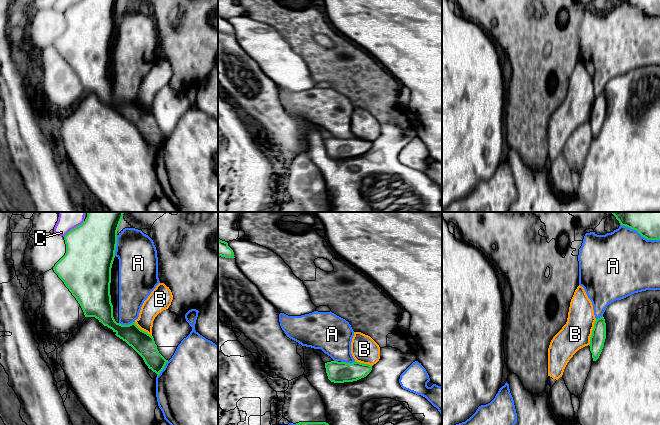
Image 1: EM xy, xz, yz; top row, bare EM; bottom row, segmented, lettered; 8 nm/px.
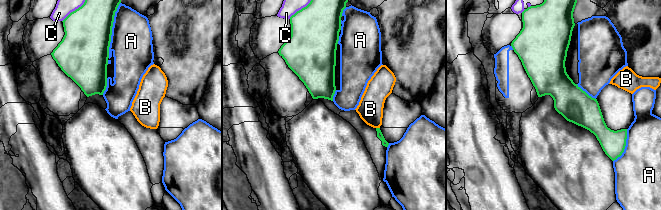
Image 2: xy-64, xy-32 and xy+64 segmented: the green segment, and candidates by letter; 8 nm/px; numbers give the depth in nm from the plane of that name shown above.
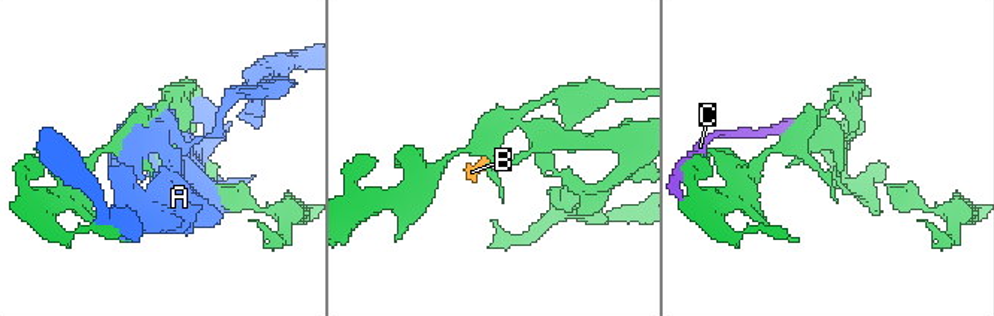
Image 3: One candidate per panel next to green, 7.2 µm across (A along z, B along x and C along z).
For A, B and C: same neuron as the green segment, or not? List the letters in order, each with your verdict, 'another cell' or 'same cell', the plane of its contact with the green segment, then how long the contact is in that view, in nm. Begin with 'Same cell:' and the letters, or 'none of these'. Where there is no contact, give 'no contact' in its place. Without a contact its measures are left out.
Same cell: none of these
A: another cell; contact in yz; length 340 nm
B: another cell; contact in yz; length 220 nm
C: another cell; contact in xy; length 180 nm

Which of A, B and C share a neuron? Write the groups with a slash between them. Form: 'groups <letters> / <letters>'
groups A / B / C

